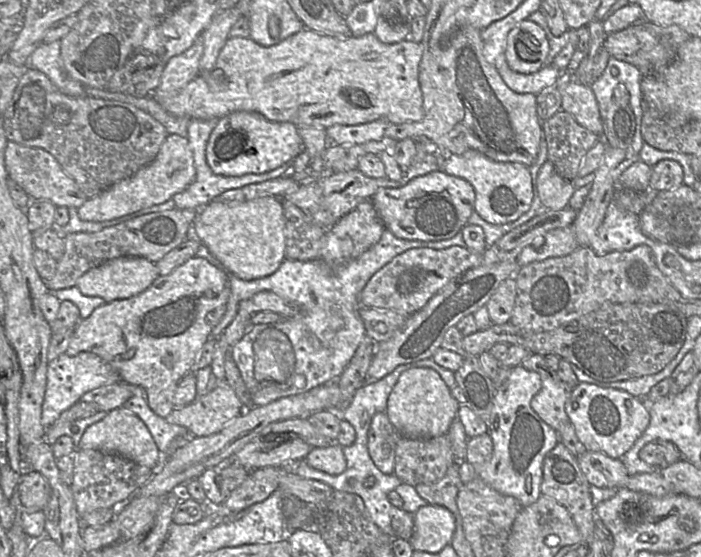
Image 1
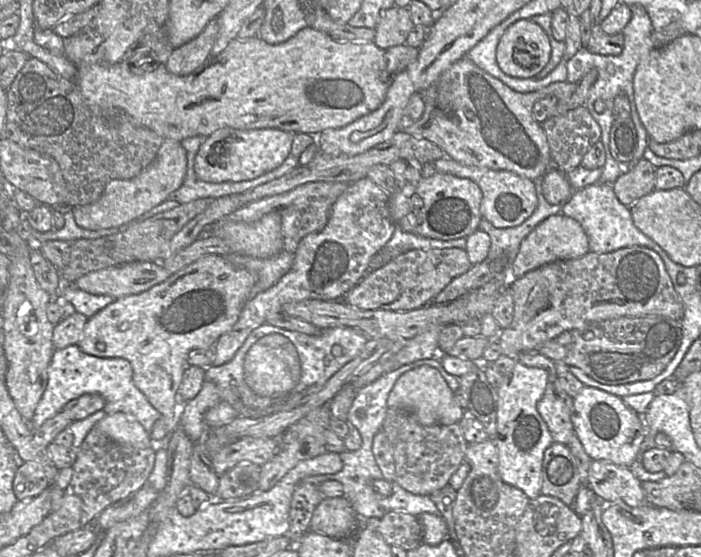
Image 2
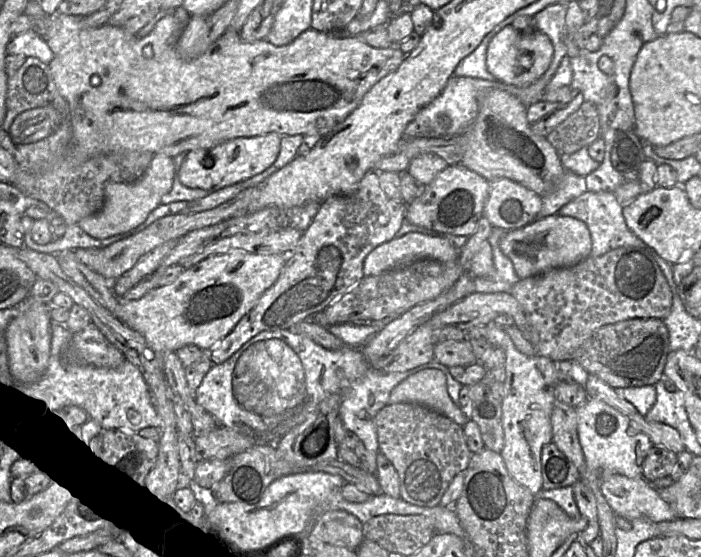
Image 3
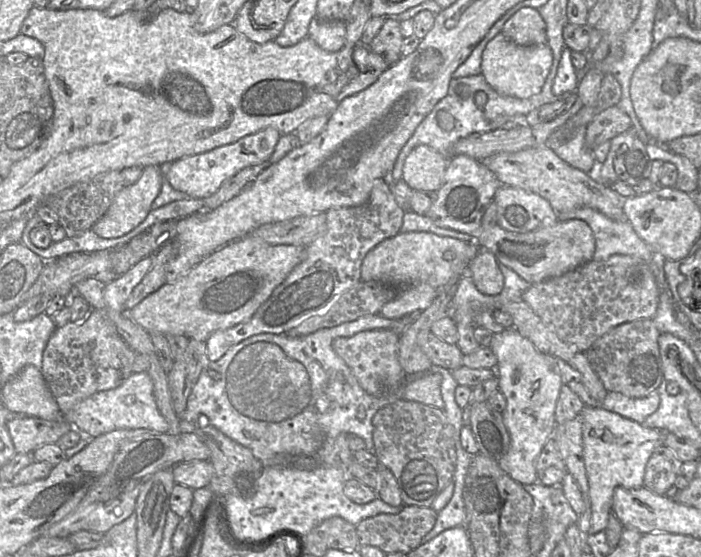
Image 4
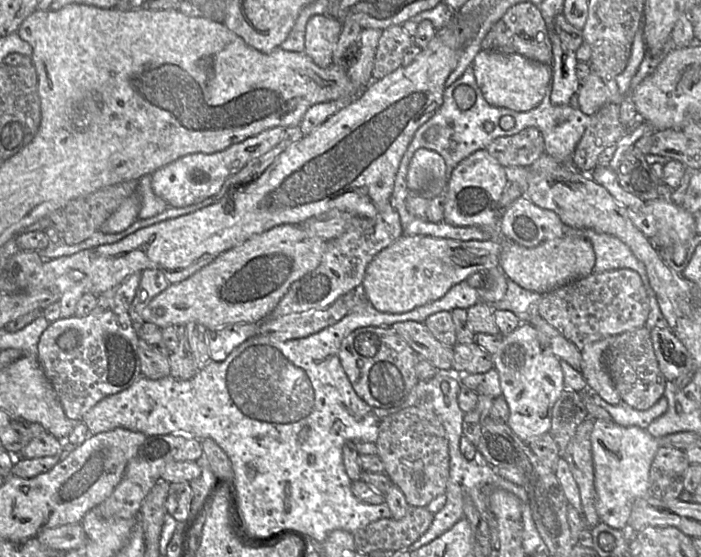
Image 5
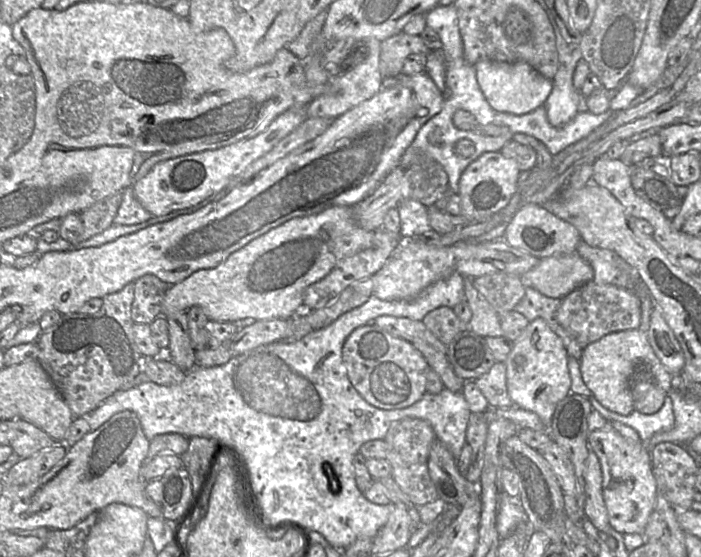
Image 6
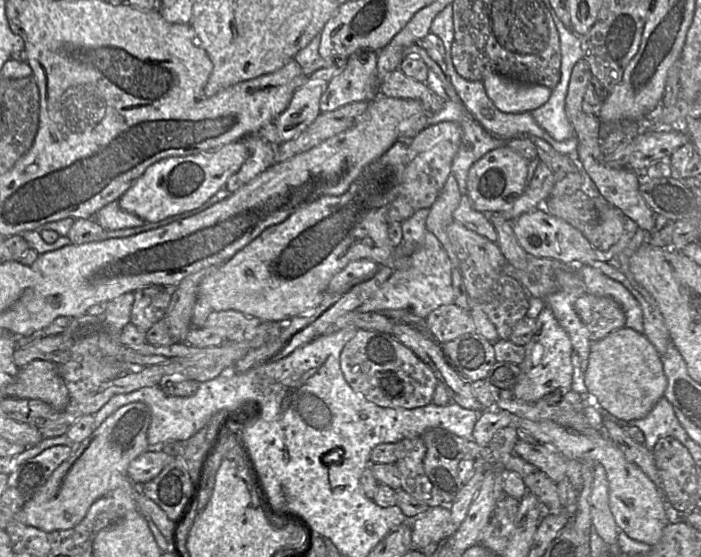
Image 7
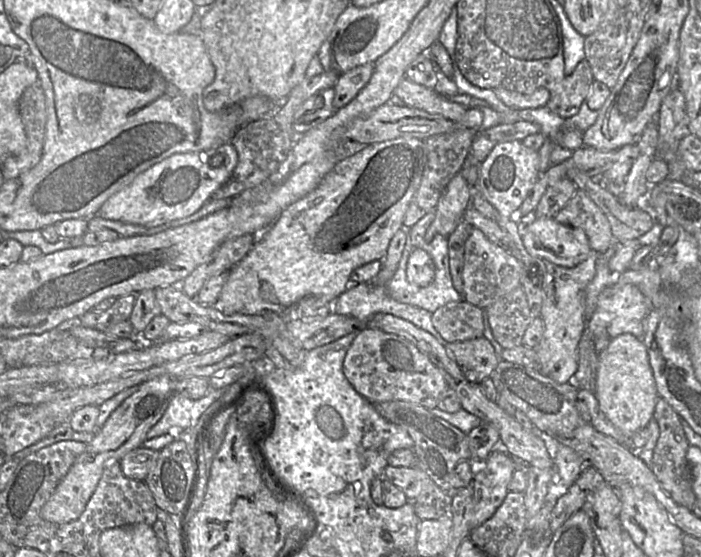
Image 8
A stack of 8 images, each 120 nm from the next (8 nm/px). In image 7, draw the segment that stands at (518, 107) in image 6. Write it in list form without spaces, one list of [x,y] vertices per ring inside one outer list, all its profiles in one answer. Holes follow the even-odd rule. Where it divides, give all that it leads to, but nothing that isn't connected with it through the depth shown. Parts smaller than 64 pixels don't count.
[[[491,74],[483,80],[486,93],[494,105],[504,113],[531,112],[545,104],[552,89]]]

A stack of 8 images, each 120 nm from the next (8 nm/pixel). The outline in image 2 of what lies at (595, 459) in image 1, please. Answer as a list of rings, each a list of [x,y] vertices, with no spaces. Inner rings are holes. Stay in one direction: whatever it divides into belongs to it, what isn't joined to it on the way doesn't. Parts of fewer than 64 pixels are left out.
[[[593,460],[587,484],[606,504],[626,504],[630,507],[650,505],[646,501],[641,481],[629,467],[607,460]]]

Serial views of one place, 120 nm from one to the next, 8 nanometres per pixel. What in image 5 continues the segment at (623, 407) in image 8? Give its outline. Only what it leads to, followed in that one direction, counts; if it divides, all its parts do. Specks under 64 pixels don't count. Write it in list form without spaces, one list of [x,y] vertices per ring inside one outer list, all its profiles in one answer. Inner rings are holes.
[[[613,336],[586,345],[581,351],[580,372],[590,391],[597,393],[607,403],[616,405],[621,402],[621,397],[604,363],[604,354],[612,342]]]

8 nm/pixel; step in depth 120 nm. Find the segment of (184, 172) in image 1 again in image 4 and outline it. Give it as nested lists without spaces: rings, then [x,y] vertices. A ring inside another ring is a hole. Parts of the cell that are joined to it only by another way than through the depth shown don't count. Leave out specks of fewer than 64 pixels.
[[[159,165],[146,166],[139,179],[120,190],[106,213],[92,226],[102,238],[121,237],[146,218],[158,196],[163,174]]]

